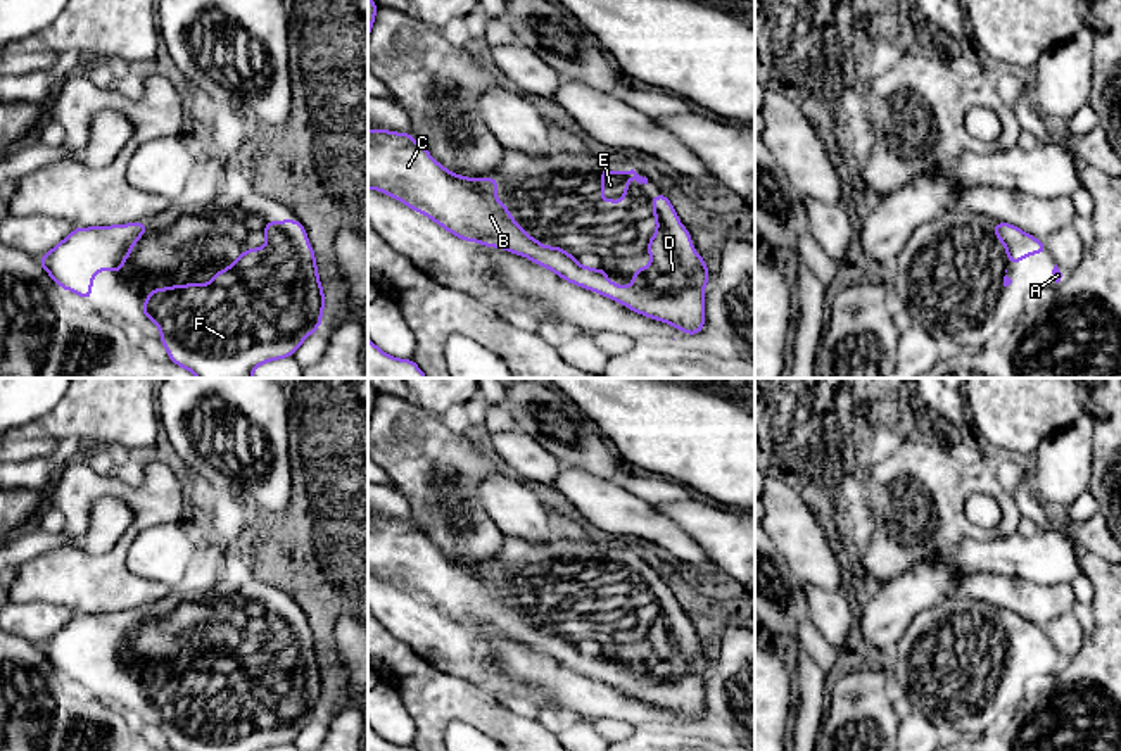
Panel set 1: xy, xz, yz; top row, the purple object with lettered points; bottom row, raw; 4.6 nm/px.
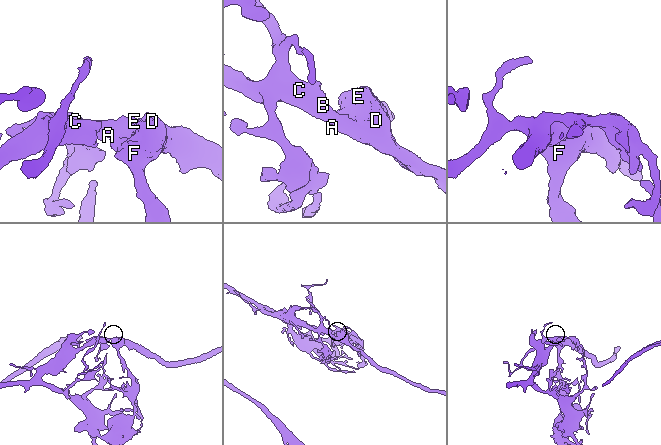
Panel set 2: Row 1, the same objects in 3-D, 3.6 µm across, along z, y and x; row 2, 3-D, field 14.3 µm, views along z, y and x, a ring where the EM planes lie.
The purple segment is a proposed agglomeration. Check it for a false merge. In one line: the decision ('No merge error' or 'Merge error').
No merge error

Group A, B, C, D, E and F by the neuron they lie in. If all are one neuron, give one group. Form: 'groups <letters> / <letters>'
groups A B C D E F

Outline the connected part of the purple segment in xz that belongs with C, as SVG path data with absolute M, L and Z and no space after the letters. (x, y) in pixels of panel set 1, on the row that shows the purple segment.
M387 129L368 131L368 188L380 190L409 209L421 212L446 228L449 233L466 240L478 242L485 247L501 247L541 264L563 280L598 292L613 299L629 309L679 328L682 333L698 335L705 326L705 285L710 280L706 262L693 250L693 240L684 224L679 223L677 212L662 193L653 197L655 221L658 228L648 242L651 264L634 269L634 281L620 288L606 278L603 268L591 269L580 266L577 257L561 247L544 247L537 238L527 237L523 228L511 218L508 207L496 200L499 183L496 178L465 178L449 173L440 162L434 162L430 152L409 133L392 133Z

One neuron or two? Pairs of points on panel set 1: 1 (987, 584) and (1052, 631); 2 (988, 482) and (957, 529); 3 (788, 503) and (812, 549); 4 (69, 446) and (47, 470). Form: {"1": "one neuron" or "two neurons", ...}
{"1": "two neurons", "2": "one neuron", "3": "one neuron", "4": "one neuron"}

